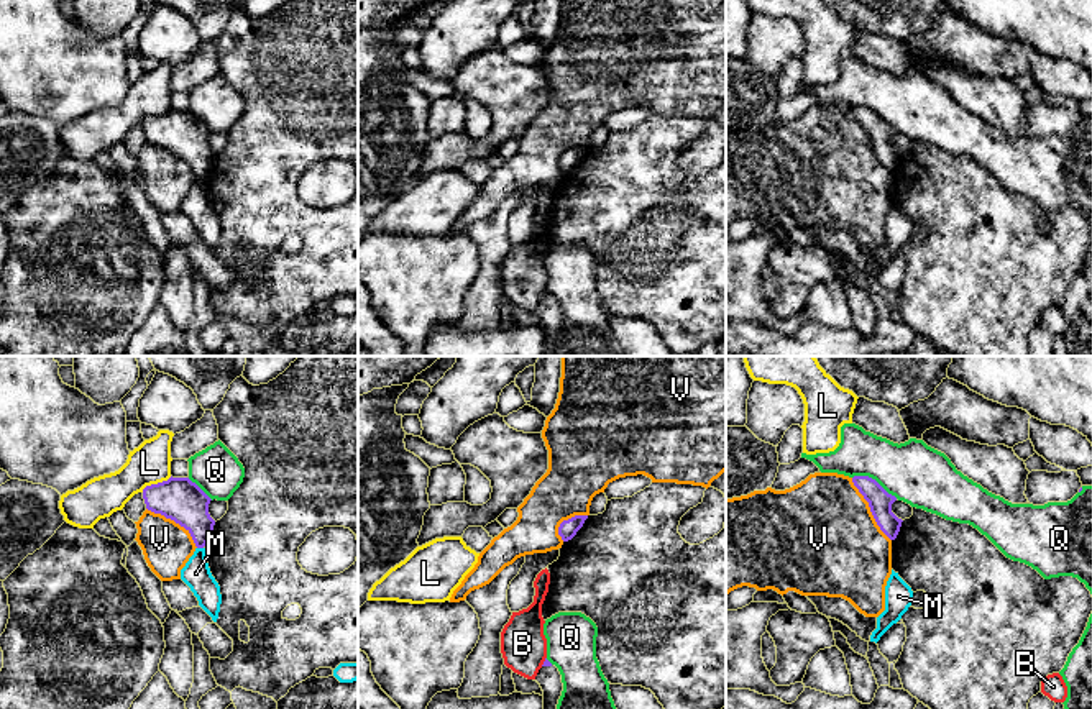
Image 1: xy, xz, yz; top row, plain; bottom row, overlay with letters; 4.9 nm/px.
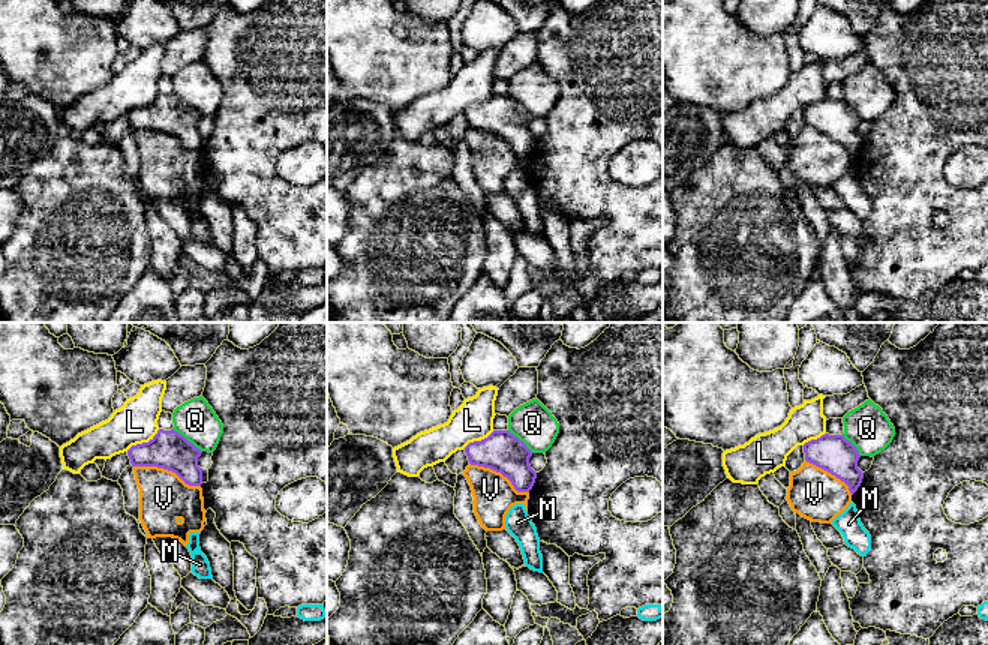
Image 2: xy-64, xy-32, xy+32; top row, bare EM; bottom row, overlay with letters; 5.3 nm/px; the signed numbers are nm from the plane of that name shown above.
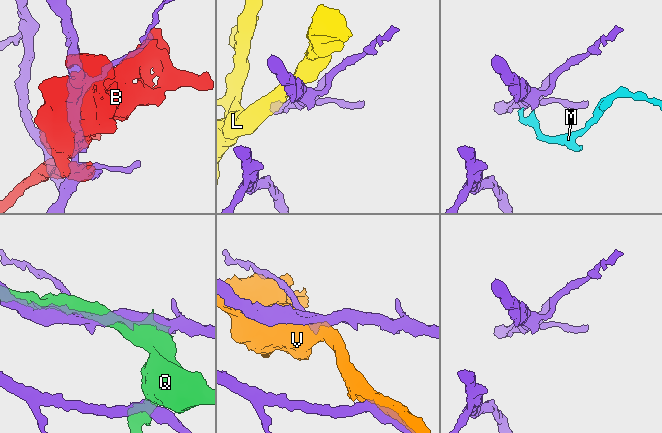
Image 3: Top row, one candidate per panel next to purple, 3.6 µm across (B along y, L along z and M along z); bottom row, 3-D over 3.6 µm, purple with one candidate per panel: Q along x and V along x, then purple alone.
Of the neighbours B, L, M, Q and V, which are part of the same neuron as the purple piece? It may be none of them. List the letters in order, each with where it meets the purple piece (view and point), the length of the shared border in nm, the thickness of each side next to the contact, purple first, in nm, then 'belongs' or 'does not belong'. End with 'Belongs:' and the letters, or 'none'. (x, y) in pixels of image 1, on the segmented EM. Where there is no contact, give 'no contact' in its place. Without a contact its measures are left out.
B: meets purple in xz at (544, 662); contact 50 nm long; 30 nm thick on the purple side, 220 nm on the other; does not belong
L: meets purple in xy at (158, 483); contact 170 nm long; 220 nm thick on the purple side, 200 nm on the other; does not belong
M: meets purple in xy at (201, 547); contact 30 nm long; 220 nm thick on the purple side, 140 nm on the other; does not belong
Q: meets purple in yz at (874, 480); contact 240 nm long; 110 nm thick on the purple side, 300 nm on the other; does not belong
V: meets purple in yz at (871, 509); contact 360 nm long; 110 nm thick on the purple side, 500 nm on the other; does not belong
Belongs: none

